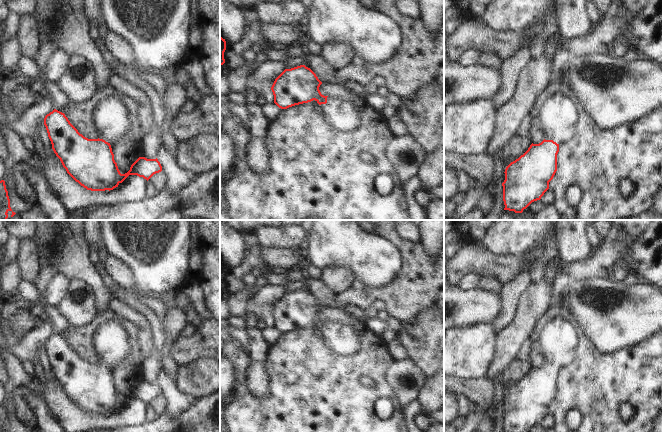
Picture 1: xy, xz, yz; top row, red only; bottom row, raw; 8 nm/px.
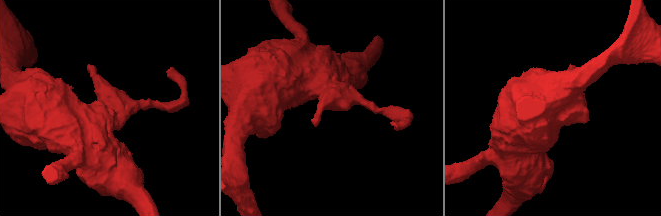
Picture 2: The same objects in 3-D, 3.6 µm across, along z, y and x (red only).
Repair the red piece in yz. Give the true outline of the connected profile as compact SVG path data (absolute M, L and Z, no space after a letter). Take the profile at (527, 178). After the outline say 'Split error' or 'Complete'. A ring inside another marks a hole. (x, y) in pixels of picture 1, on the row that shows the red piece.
M564 89L548 98L539 114L544 140L539 144L531 144L528 150L505 169L503 186L504 210L522 213L532 202L540 200L549 189L549 182L557 171L557 154L559 146L573 138L579 112L575 98Z. Split error.

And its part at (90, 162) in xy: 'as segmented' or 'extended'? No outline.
extended

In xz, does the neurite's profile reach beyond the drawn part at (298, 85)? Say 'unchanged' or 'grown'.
grown

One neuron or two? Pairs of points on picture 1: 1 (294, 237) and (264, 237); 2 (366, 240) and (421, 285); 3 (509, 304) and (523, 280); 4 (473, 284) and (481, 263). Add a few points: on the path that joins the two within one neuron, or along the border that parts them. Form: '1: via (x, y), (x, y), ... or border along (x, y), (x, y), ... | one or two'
1: via (287, 237), (271, 237) | one
2: border along (394, 245), (401, 253), (403, 264), (385, 286) | two
3: via (510, 298), (512, 291), (517, 286) | one
4: border along (480, 276), (468, 273), (457, 285) | two

